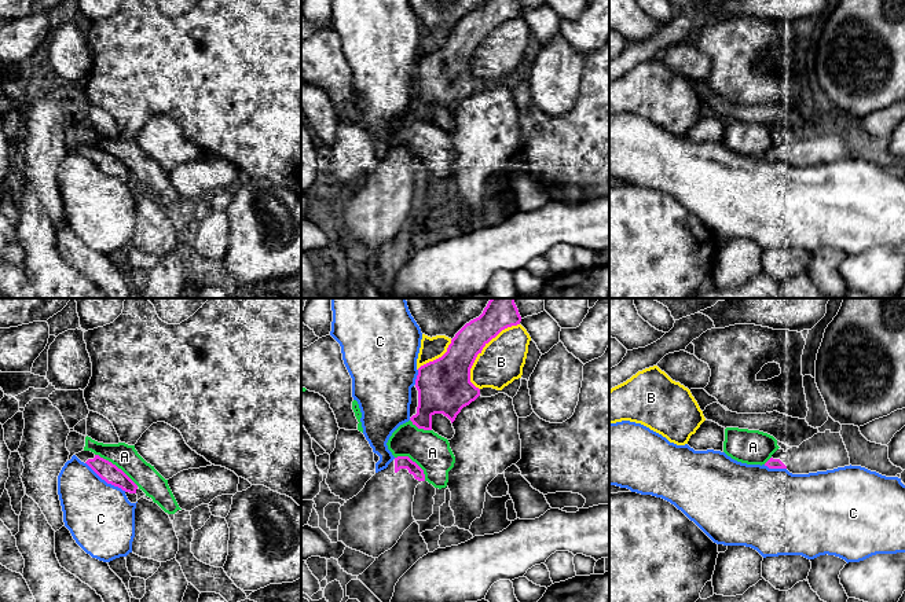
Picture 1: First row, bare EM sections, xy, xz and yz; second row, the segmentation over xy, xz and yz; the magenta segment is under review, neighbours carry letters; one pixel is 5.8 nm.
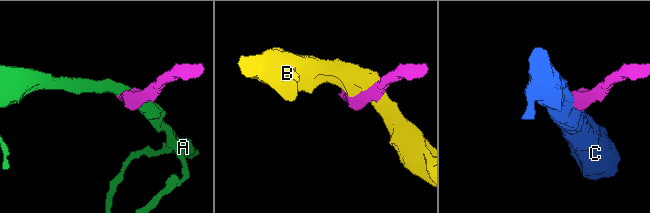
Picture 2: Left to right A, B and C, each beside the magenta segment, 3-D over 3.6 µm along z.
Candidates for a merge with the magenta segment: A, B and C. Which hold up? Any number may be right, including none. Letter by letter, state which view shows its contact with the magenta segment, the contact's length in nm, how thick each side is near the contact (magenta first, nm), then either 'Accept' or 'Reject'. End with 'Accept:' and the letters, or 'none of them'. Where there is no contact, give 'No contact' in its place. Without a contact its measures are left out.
A: Touches magenta in xy. Shared border 320 nm. Thickness 110 nm (magenta) against 150 nm. Reject
B: Touches magenta in xz. Shared border 460 nm. Thickness 260 nm (magenta) against 260 nm. Reject
C: Touches magenta in xy. Shared border 300 nm. Thickness 110 nm (magenta) against 400 nm. Reject
Accept: none of them

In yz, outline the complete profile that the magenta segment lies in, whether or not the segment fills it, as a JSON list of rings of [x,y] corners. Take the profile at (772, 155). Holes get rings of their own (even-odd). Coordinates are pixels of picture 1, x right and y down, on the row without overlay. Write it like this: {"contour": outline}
{"contour": [[[825,122],[787,143],[778,140],[765,155],[769,161],[787,161],[792,166],[809,166],[850,158],[840,125]]]}

